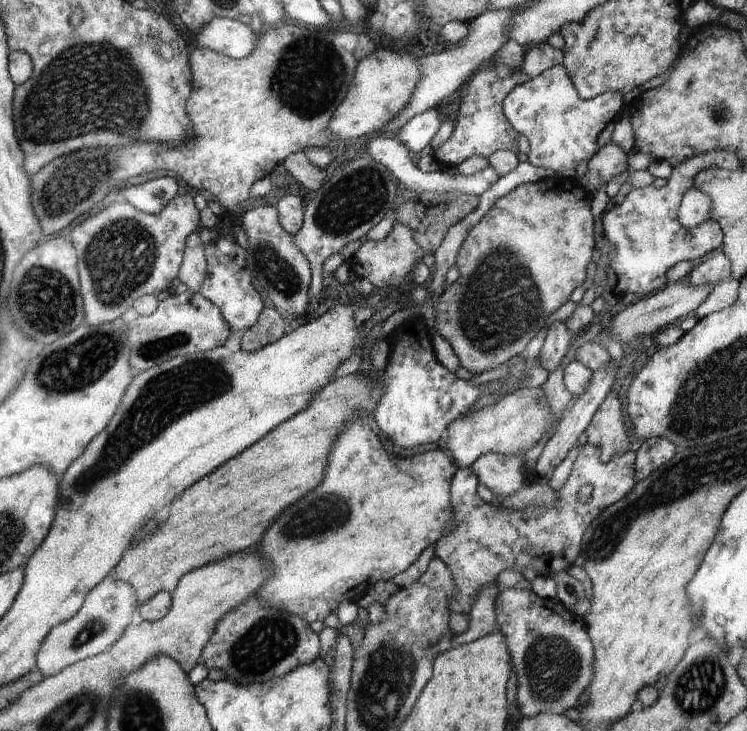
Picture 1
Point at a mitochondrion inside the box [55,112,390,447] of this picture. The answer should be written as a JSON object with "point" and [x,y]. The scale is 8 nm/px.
{"point":[123,254]}

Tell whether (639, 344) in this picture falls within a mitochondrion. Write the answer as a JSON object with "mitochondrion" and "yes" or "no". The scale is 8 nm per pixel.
{"mitochondrion":"no"}

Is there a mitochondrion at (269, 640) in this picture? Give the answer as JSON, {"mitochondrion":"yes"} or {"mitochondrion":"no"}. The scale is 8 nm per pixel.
{"mitochondrion":"yes"}

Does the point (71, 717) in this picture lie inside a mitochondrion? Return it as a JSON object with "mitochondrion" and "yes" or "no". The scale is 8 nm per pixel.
{"mitochondrion":"yes"}

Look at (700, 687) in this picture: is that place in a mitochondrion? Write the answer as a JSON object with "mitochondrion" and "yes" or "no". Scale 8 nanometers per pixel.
{"mitochondrion":"yes"}

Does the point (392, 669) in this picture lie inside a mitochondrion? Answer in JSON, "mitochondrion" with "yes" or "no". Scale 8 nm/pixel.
{"mitochondrion":"yes"}

